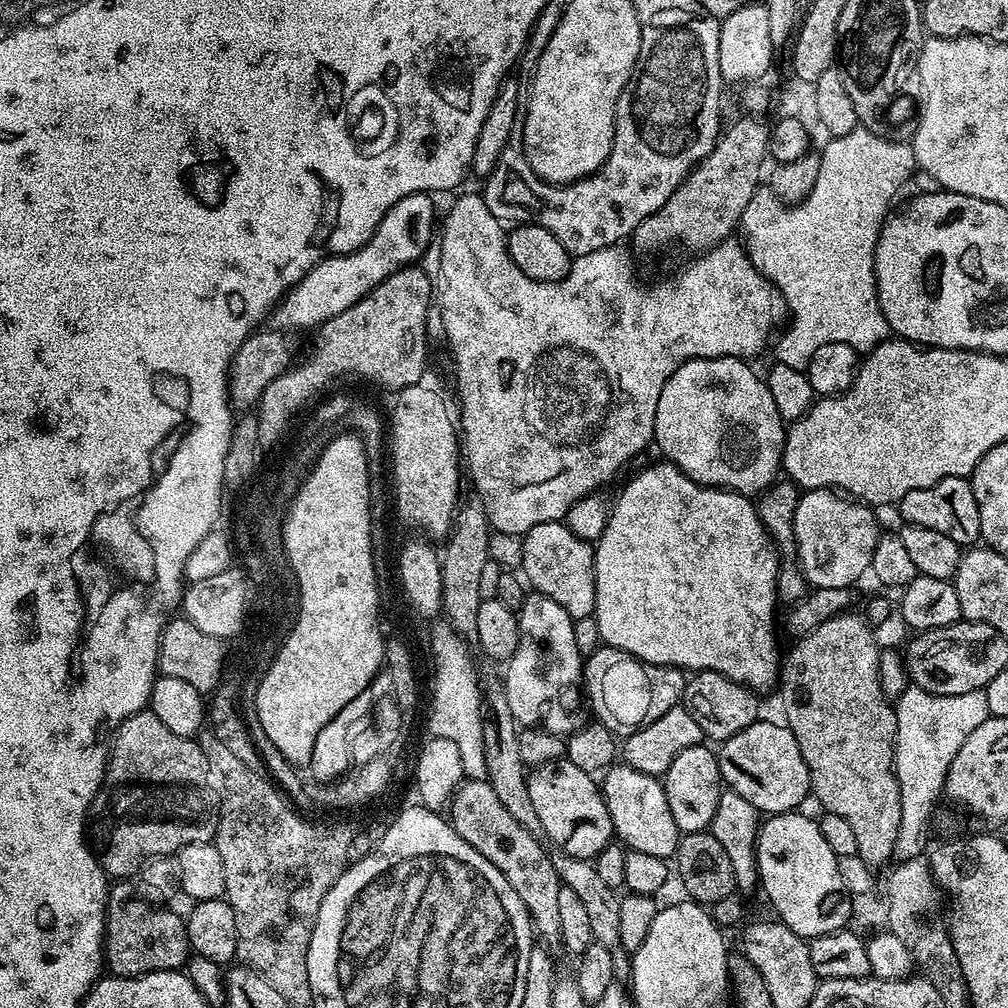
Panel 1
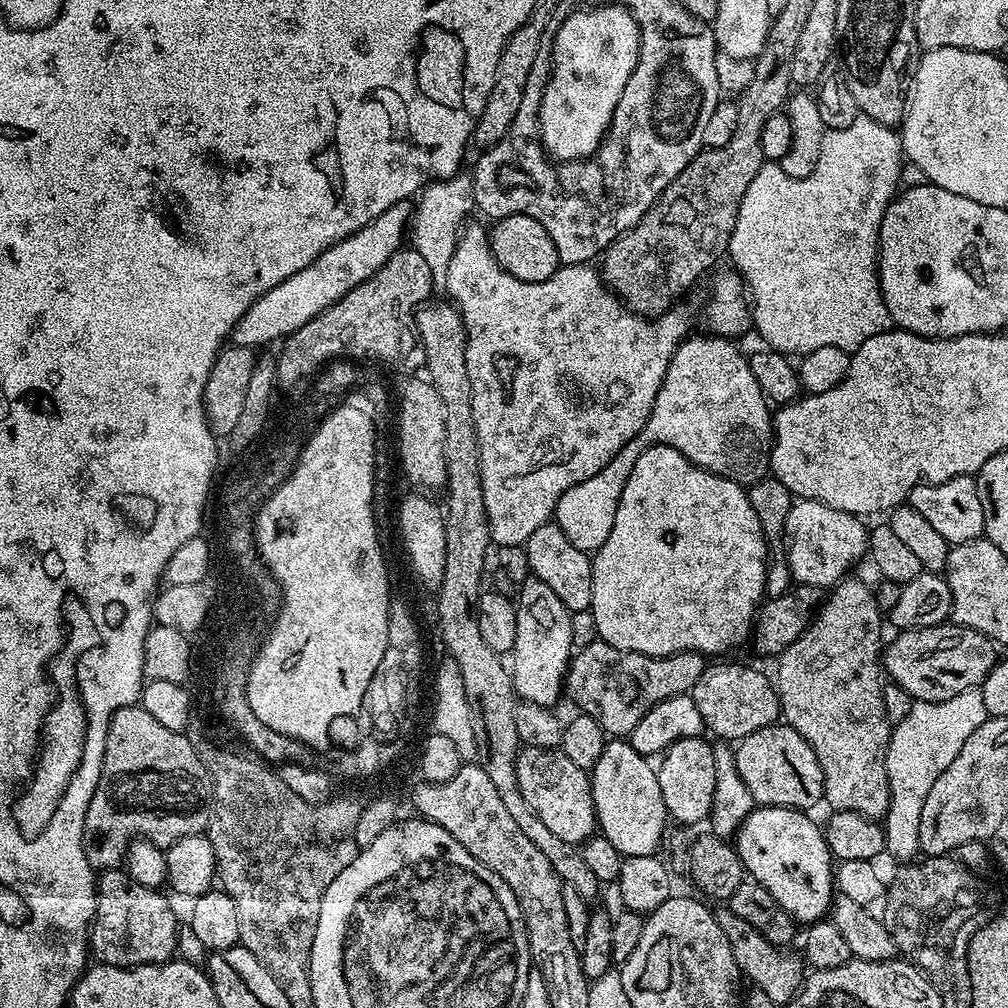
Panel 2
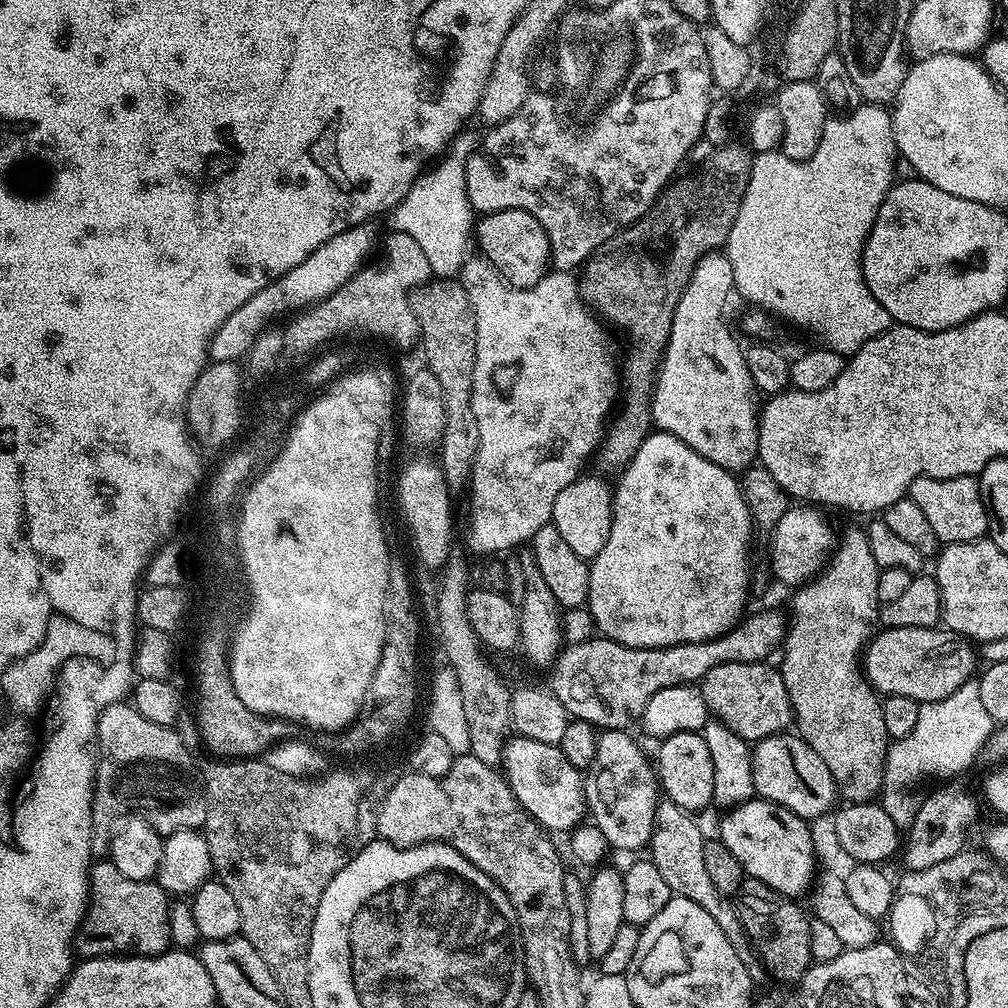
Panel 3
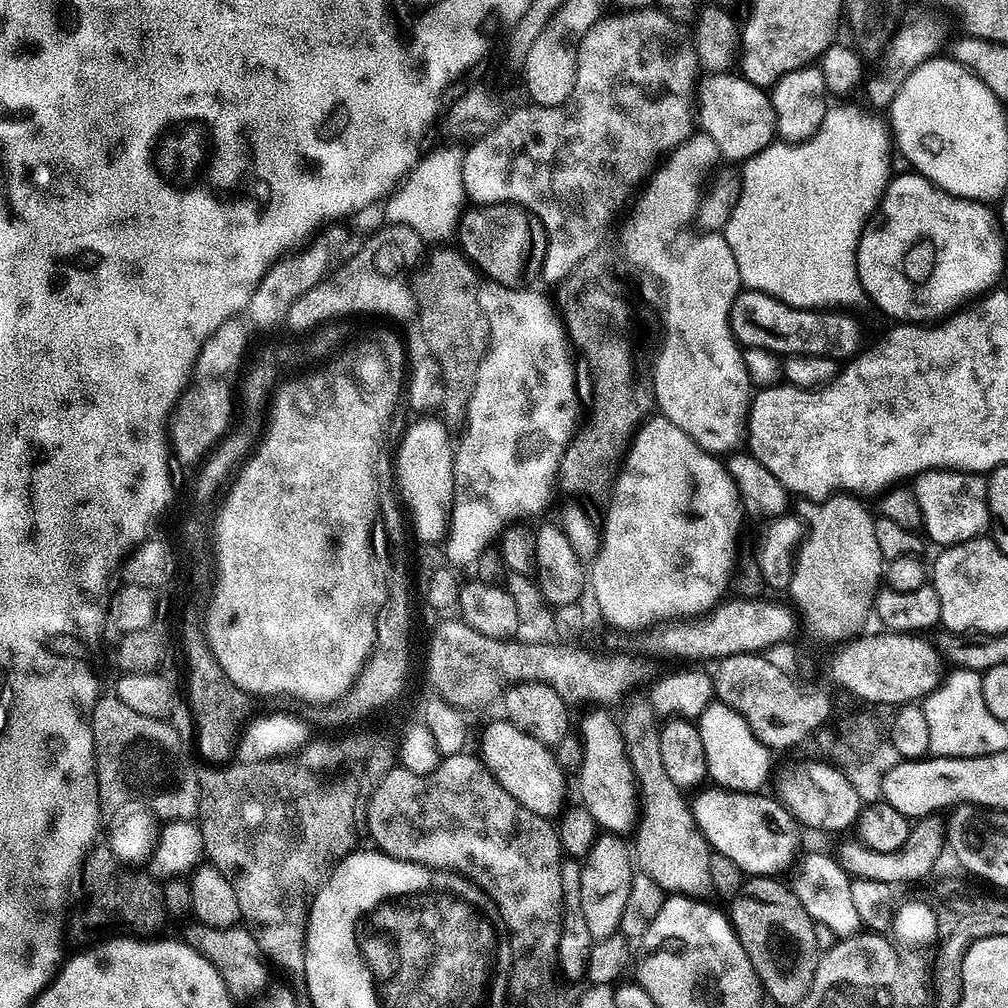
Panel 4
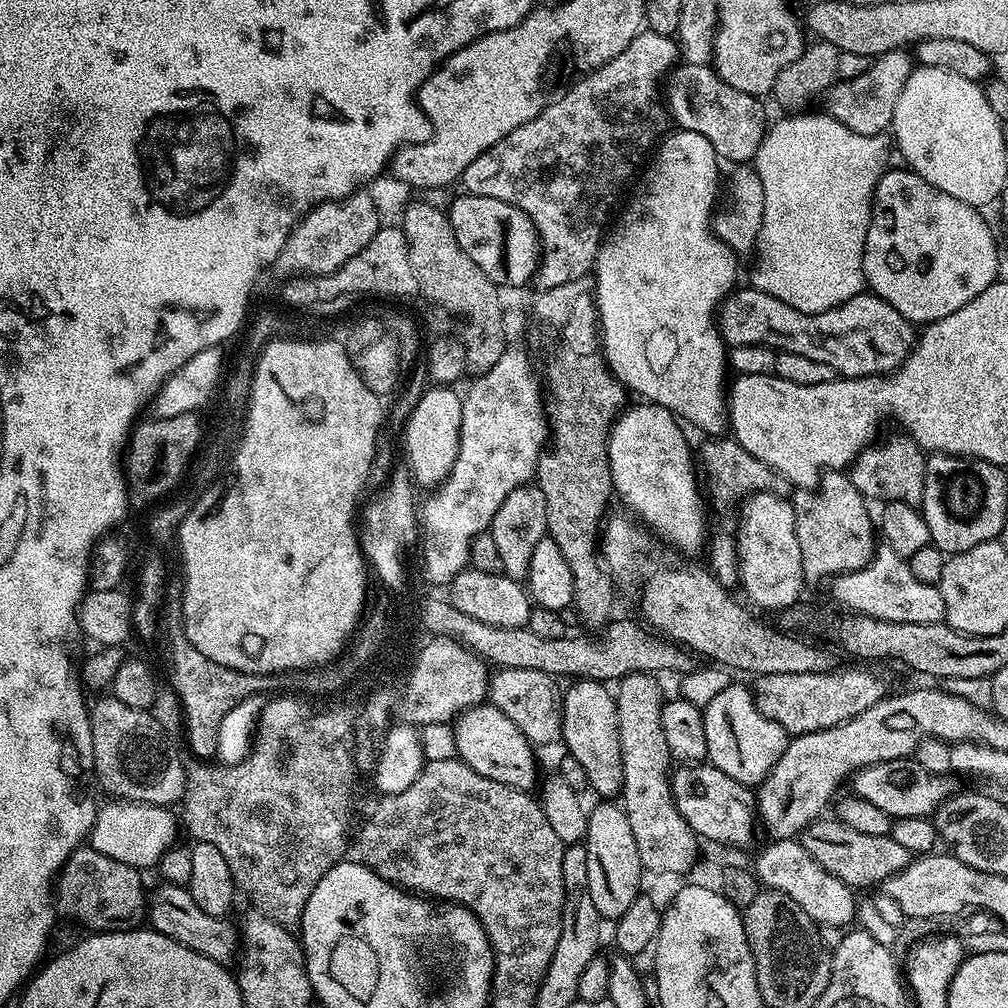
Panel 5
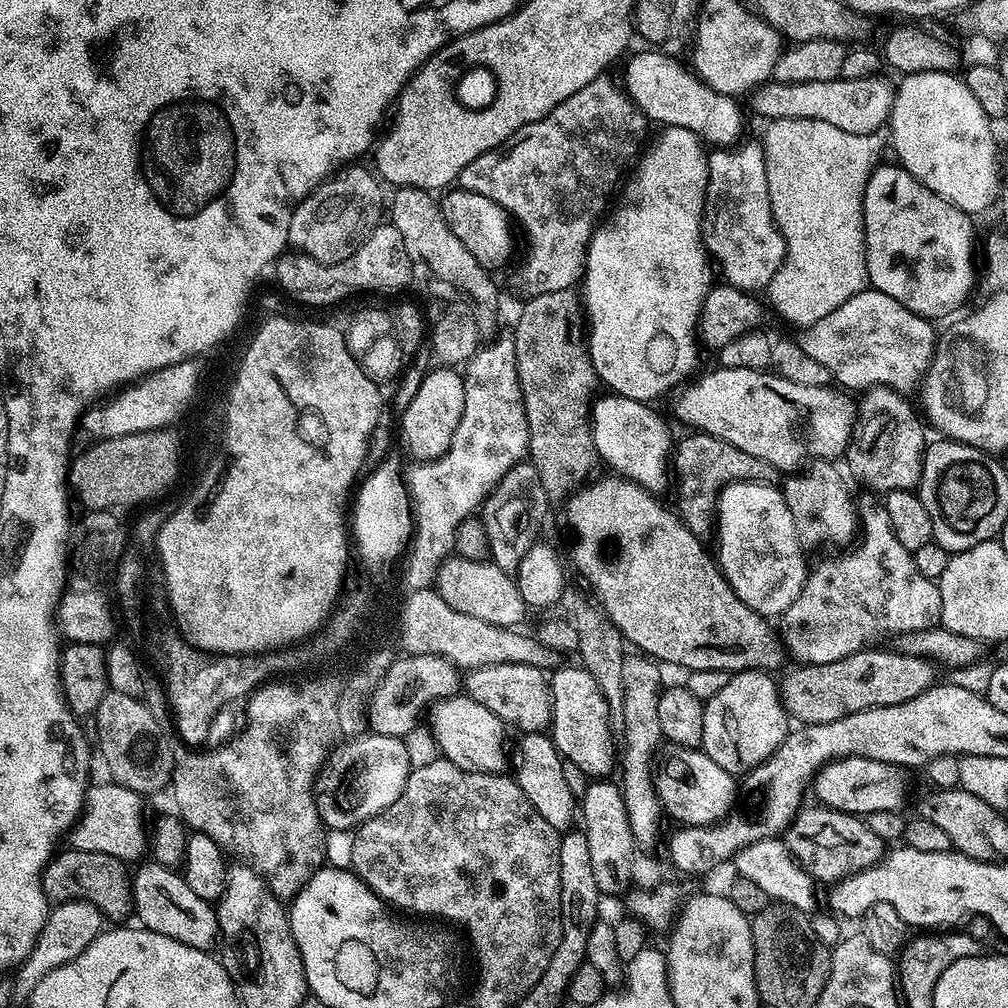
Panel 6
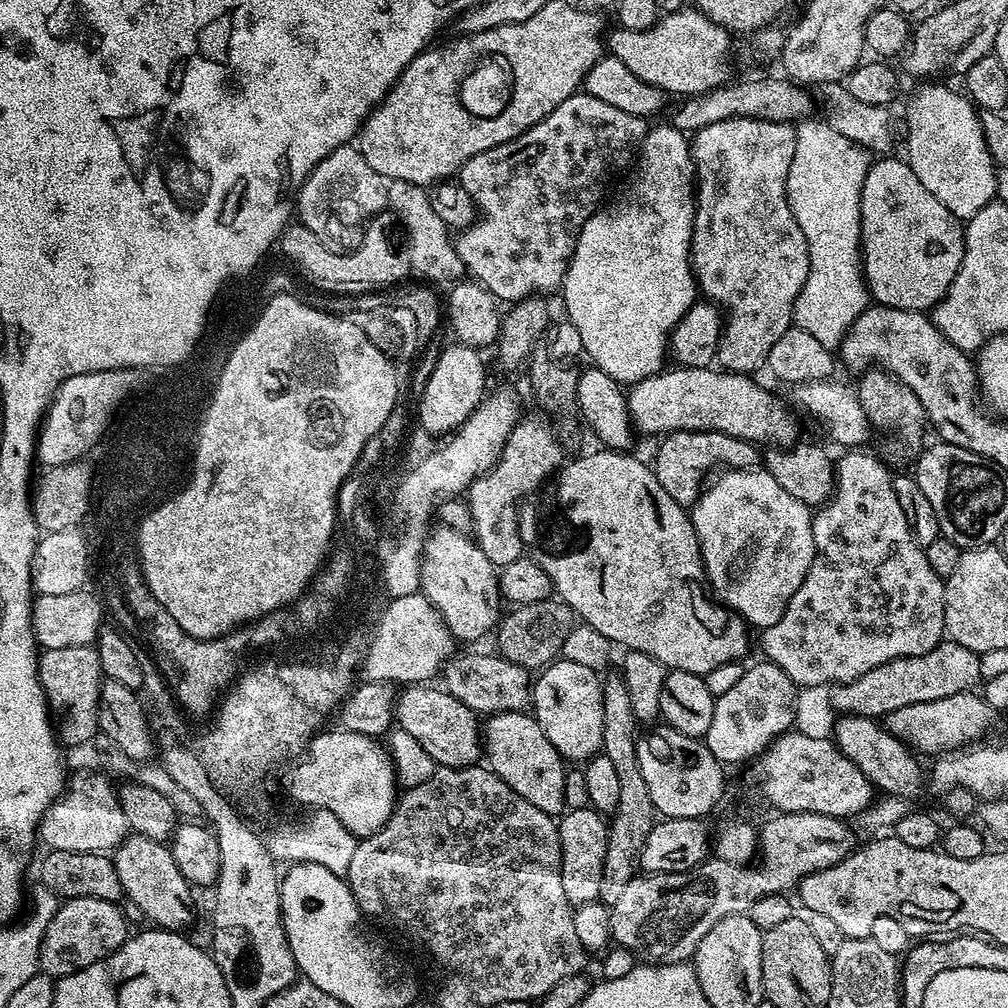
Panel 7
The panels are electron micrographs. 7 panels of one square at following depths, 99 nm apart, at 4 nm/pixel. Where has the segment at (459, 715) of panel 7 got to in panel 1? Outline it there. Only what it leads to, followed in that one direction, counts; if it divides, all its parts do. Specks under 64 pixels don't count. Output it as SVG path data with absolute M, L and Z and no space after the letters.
M565 758L535 765L527 777L530 802L534 802L534 811L542 822L542 830L549 845L557 844L555 847L567 856L592 860L613 839L604 793L593 773L578 770L574 762Z

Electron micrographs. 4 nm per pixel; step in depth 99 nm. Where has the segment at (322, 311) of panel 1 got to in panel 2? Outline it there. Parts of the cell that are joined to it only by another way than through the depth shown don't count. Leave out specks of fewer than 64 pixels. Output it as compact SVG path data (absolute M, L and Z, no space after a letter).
M403 200L390 206L390 210L382 210L374 222L327 248L321 256L314 258L314 262L310 262L310 266L306 266L306 270L298 270L298 274L286 278L286 282L262 294L232 329L231 343L253 350L259 349L259 344L272 344L276 339L277 343L281 338L294 334L294 330L306 326L306 322L322 314L322 310L338 302L338 298L350 294L354 286L366 282L366 278L382 270L382 266L386 266L386 262L390 262L390 258L405 243L413 209L409 201Z

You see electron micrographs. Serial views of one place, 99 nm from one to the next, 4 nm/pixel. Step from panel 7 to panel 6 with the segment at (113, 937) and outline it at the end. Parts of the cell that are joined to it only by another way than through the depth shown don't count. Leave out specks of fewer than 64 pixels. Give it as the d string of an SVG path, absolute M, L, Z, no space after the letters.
M70 900L64 904L55 905L48 913L48 918L38 936L38 942L31 948L30 954L19 965L17 976L10 988L11 1001L16 1004L27 1003L35 987L50 974L52 970L68 964L78 957L93 940L103 931L104 917L99 909L85 900Z

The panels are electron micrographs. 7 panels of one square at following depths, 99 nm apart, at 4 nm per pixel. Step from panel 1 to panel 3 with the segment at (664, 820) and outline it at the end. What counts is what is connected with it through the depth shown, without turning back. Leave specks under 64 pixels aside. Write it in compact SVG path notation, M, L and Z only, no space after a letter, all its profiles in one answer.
M619 728L601 731L596 737L594 762L584 776L584 803L591 823L606 834L608 845L624 852L643 849L651 840L658 803L655 771L630 733Z

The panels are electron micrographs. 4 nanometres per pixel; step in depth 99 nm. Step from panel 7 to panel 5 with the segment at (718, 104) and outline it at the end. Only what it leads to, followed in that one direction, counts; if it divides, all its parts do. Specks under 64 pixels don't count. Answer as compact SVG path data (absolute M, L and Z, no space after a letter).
M897 50L875 57L872 65L858 78L837 82L828 89L827 115L833 116L842 126L854 130L854 134L879 136L887 133L892 127L894 106L898 106L898 94L902 94L902 86L906 86L906 78L910 78L914 60L907 51Z

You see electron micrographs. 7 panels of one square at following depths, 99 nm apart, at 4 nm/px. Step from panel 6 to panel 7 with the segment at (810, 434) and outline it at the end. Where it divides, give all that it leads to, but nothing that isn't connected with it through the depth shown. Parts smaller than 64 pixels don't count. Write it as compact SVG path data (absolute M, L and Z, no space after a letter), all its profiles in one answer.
M712 366L670 368L657 372L655 376L647 376L627 389L628 417L637 433L645 432L648 436L659 437L669 432L721 432L749 440L757 446L792 446L801 439L800 424L788 413L789 405L784 405L774 393L767 392L751 375L717 370Z

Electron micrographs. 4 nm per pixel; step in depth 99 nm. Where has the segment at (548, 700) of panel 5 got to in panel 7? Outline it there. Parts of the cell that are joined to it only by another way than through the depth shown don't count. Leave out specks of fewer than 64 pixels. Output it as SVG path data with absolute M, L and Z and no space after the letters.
M457 651L445 662L443 676L442 687L445 692L458 698L458 702L470 706L472 712L483 714L485 717L490 717L496 712L525 711L532 699L534 680L529 669L505 660L499 654L487 656L484 652Z

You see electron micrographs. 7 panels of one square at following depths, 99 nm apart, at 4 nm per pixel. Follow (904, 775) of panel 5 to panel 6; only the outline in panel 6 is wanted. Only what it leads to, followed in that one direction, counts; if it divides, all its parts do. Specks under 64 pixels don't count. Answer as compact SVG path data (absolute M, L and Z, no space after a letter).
M844 756L821 768L810 788L821 805L839 812L851 812L861 818L870 812L898 812L904 804L904 780L894 764L883 764L861 756Z

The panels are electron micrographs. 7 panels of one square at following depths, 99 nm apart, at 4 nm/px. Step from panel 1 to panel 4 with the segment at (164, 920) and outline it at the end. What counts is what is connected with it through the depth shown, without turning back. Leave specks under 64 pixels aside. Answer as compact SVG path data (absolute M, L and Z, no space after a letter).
M93 847L84 857L78 873L78 884L84 887L84 913L73 920L71 917L66 924L66 936L71 943L73 940L83 945L84 939L103 942L113 934L124 938L148 938L159 933L156 931L163 926L166 917L161 885L151 875L138 871L121 863L109 847Z

